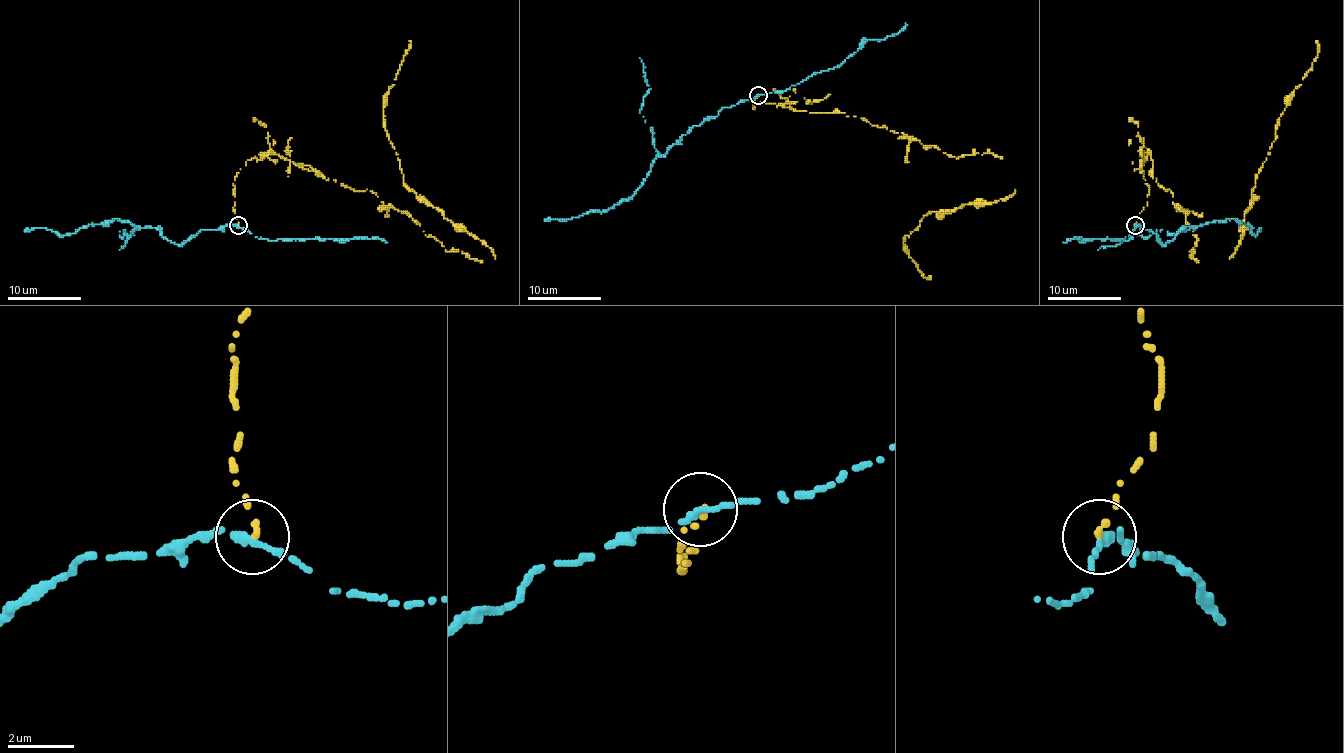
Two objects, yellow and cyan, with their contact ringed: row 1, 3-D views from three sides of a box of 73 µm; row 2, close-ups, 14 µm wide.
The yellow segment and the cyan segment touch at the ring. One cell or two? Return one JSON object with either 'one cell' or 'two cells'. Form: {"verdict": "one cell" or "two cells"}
{"verdict": "two cells"}

